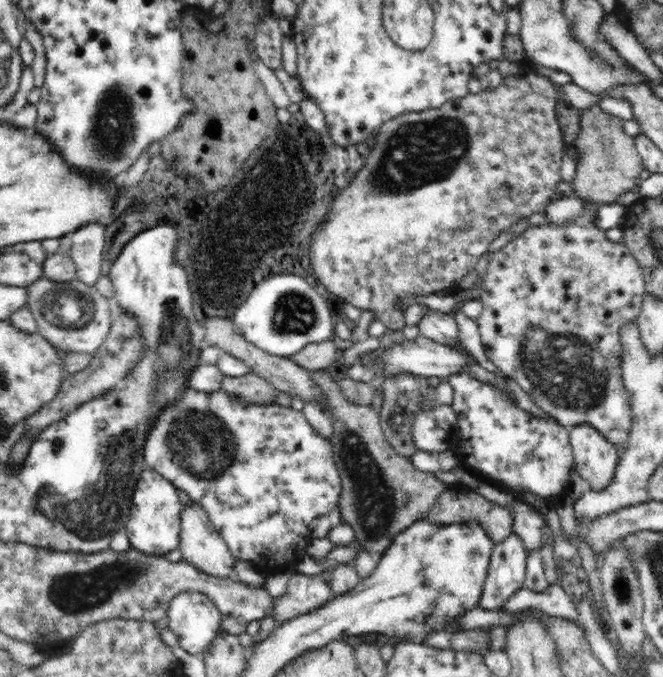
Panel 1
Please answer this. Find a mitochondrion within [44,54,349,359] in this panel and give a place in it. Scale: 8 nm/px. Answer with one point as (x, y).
(112, 129)

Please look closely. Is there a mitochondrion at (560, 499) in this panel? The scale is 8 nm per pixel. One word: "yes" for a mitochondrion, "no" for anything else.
no

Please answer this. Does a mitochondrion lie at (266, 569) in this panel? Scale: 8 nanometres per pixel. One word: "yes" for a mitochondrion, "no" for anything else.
no

